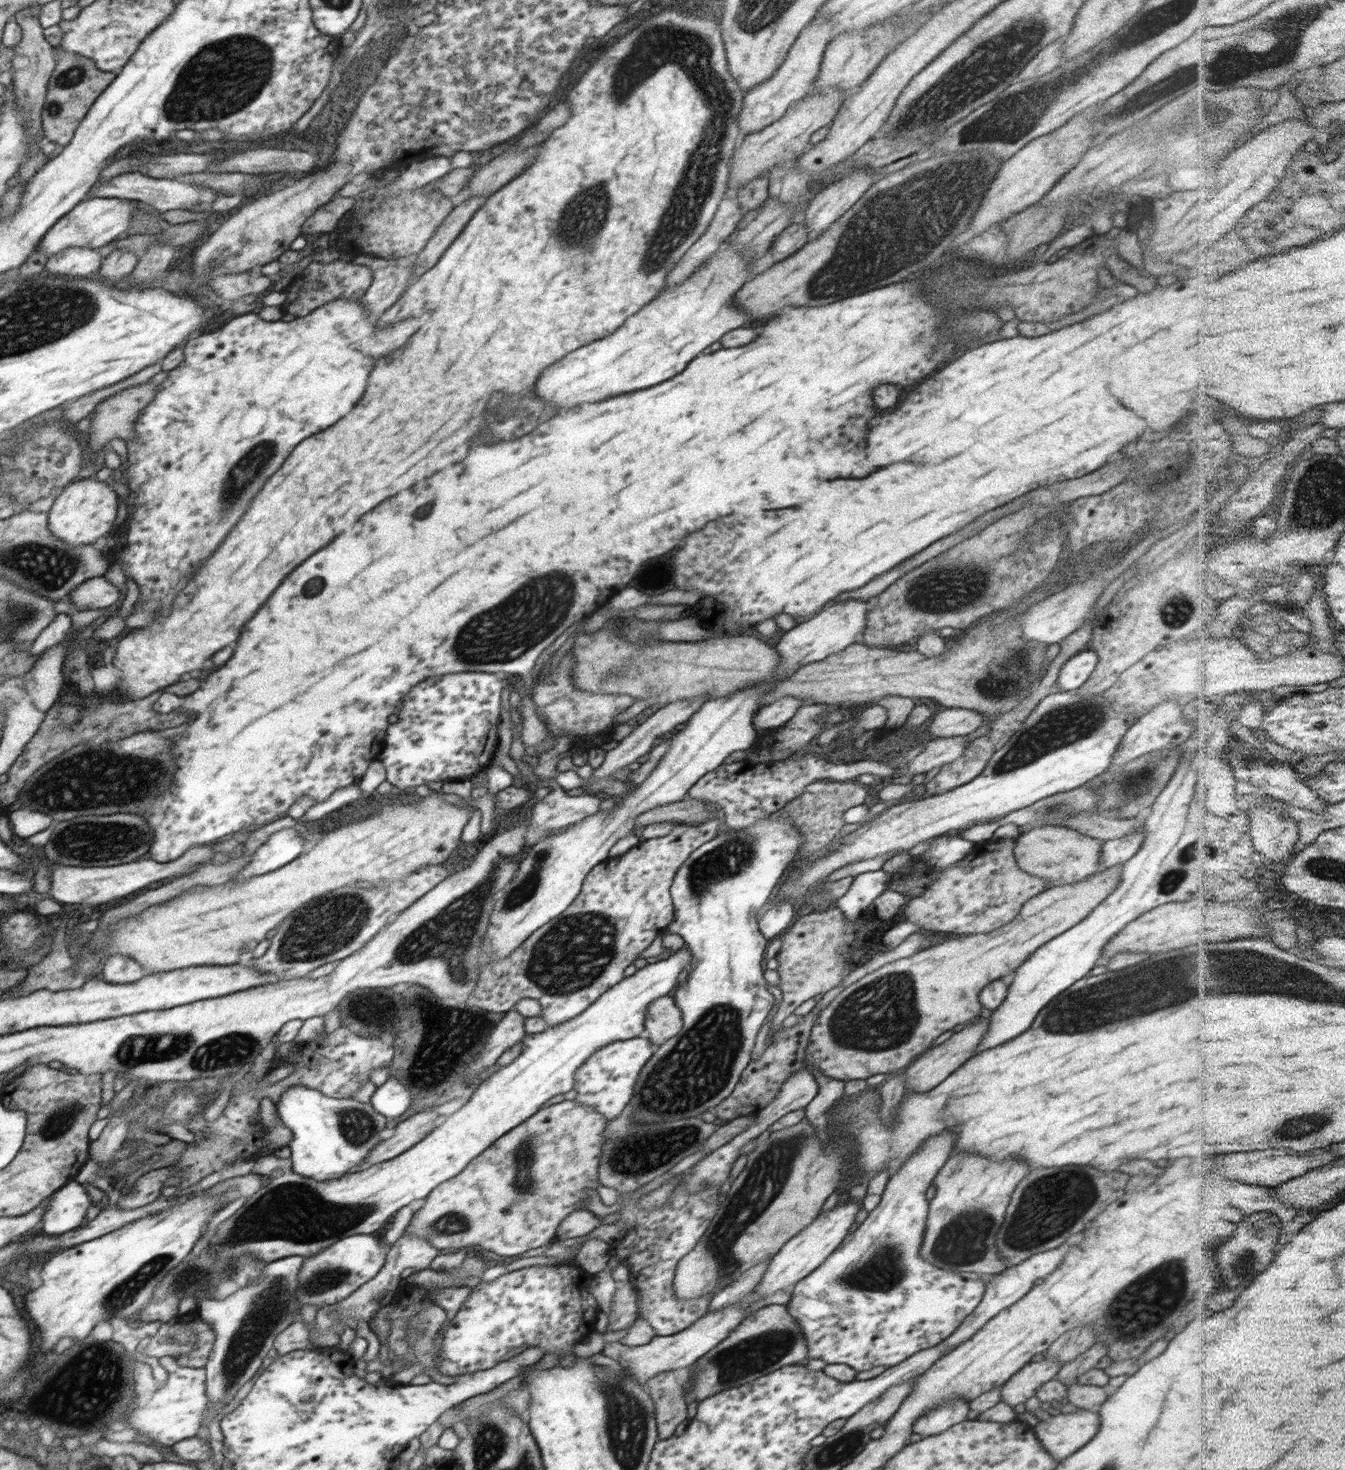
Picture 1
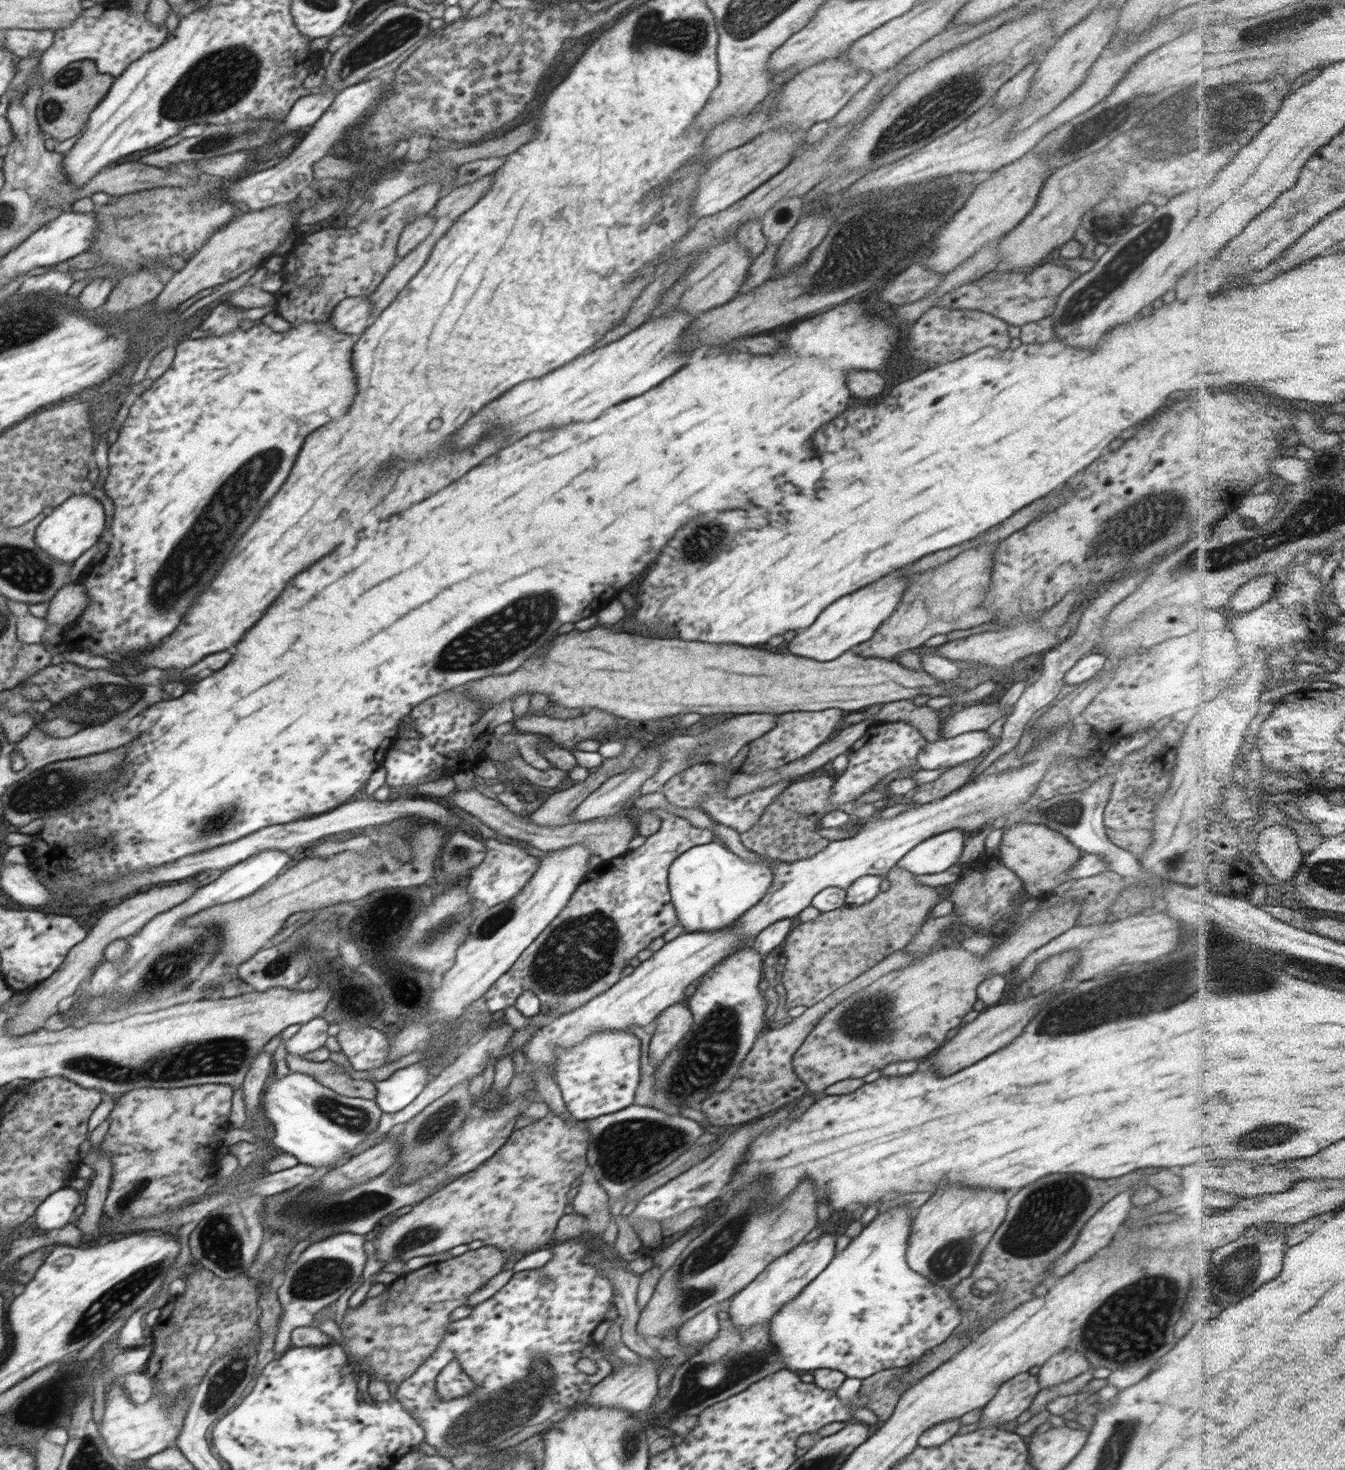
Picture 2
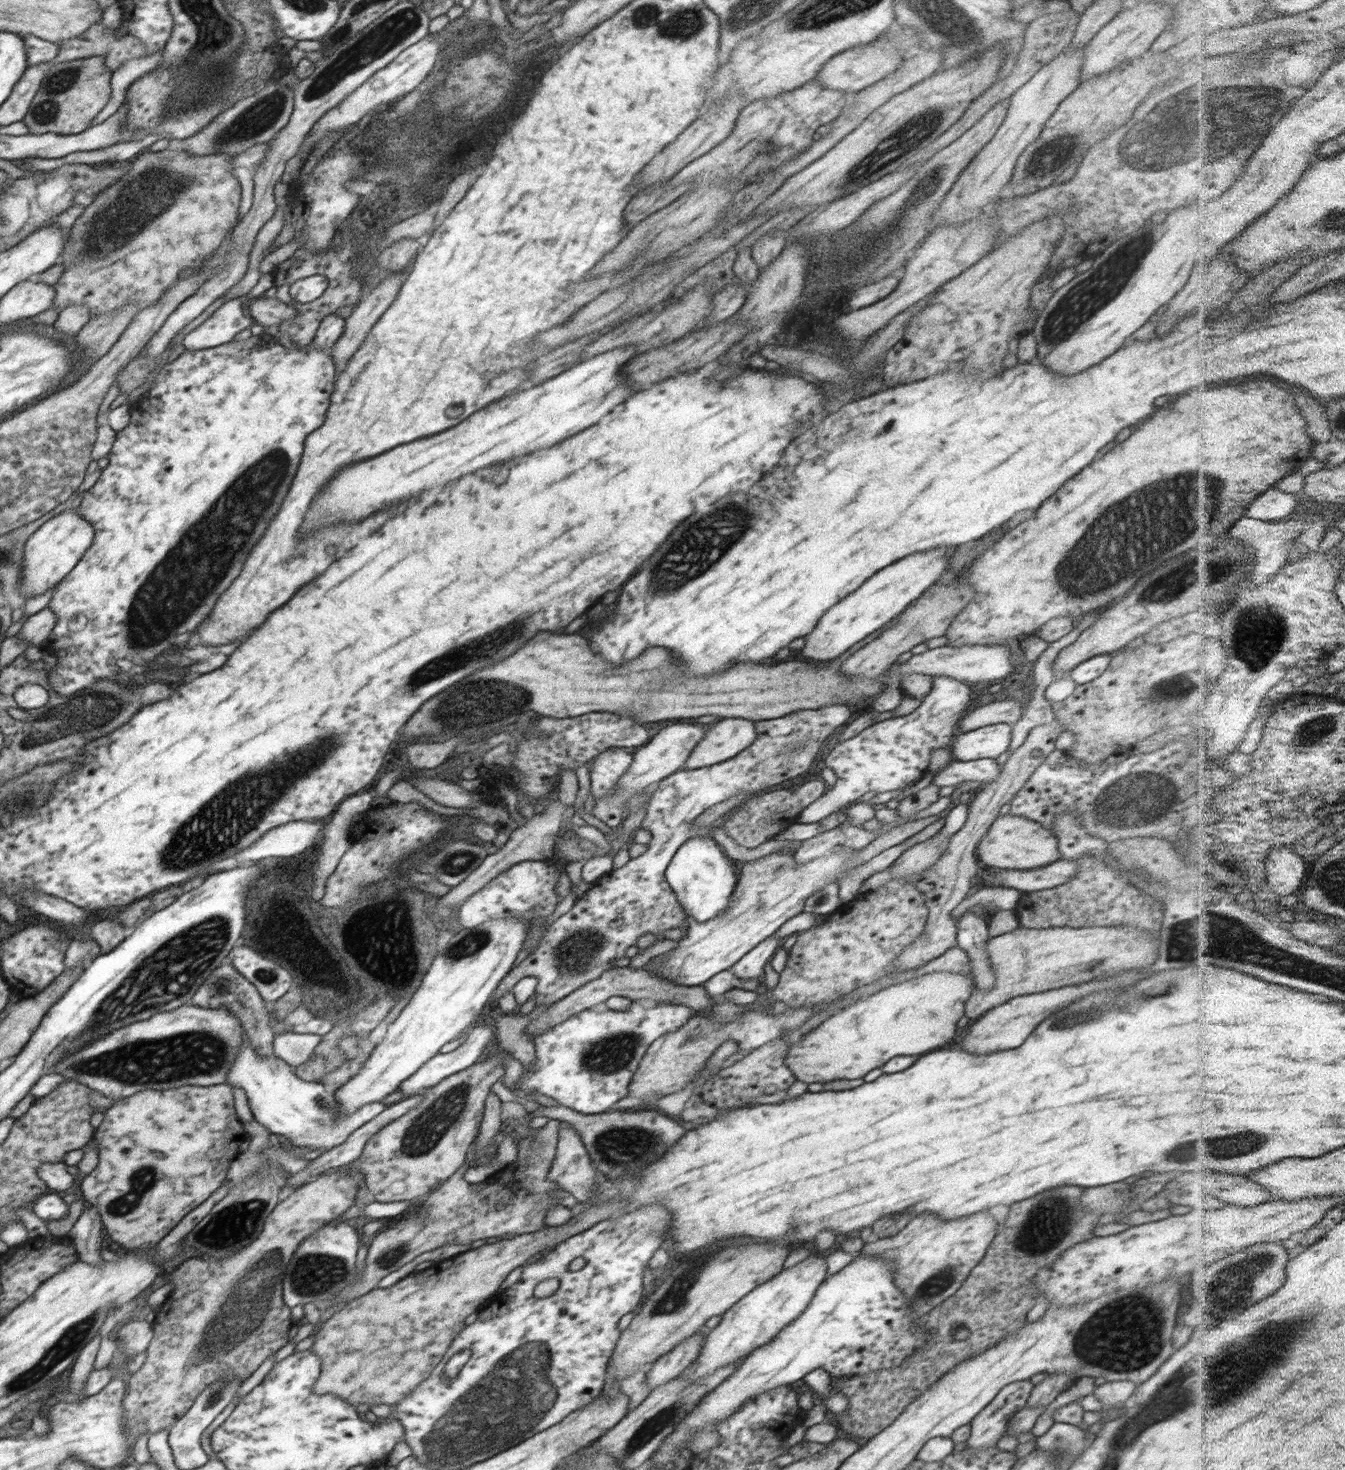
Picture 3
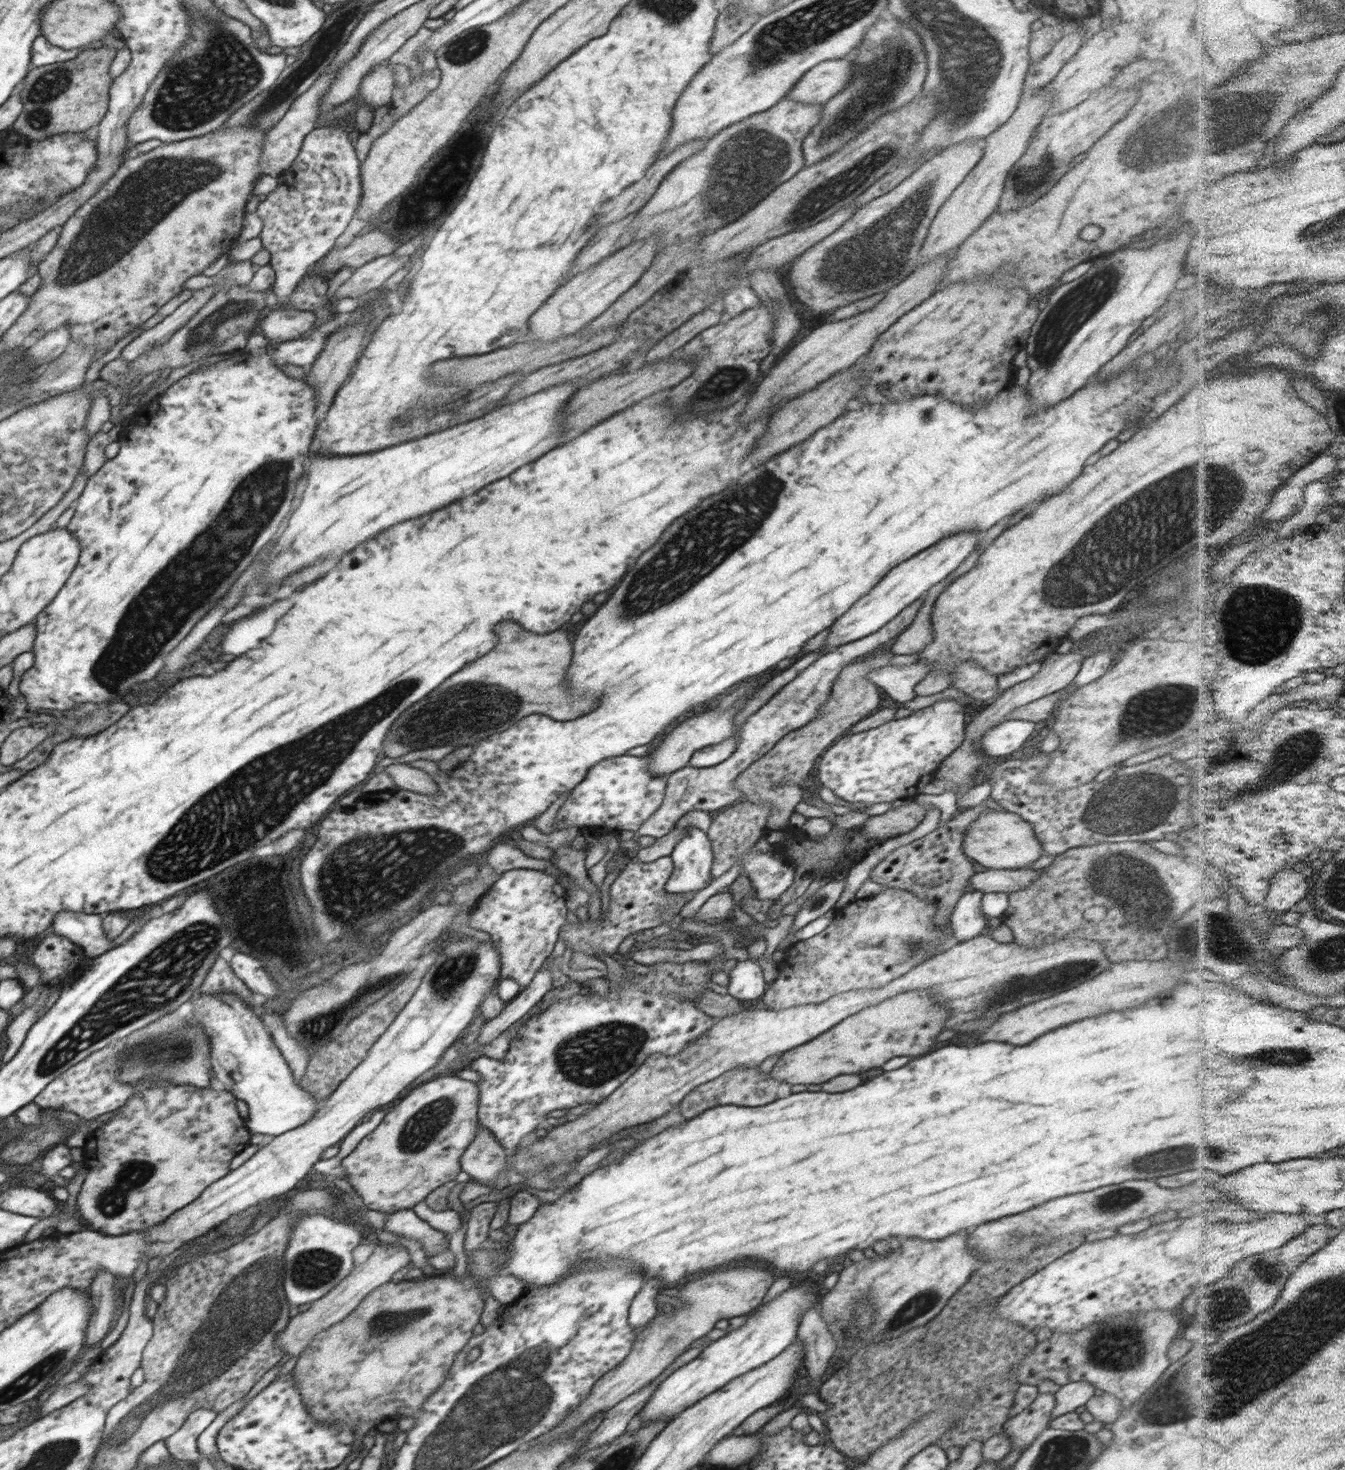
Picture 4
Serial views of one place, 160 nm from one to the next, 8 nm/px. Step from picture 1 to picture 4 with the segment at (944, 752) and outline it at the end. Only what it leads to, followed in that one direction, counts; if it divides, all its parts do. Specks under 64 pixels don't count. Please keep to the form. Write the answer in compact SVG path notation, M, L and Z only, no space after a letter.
M1010 720L993 726L981 740L981 749L990 759L1012 754L1025 748L1036 732L1037 722L1031 720Z

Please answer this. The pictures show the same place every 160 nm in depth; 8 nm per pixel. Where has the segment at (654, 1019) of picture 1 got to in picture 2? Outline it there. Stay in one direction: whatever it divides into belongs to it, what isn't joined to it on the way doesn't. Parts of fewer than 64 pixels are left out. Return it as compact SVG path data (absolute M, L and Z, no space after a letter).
M684 1002L668 1007L655 1020L658 1025L652 1035L648 1052L654 1062L653 1066L658 1067L669 1053L678 1047L678 1043L690 1031L694 1020Z

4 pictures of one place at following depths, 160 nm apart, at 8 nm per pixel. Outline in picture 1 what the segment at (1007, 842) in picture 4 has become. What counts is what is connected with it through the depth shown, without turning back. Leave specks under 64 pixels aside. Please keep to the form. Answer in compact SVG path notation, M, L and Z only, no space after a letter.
M1042 825L1024 828L1016 838L1015 859L1027 874L1045 880L1045 886L1052 888L1072 884L1100 871L1099 854L1102 841L1080 834L1062 825Z

